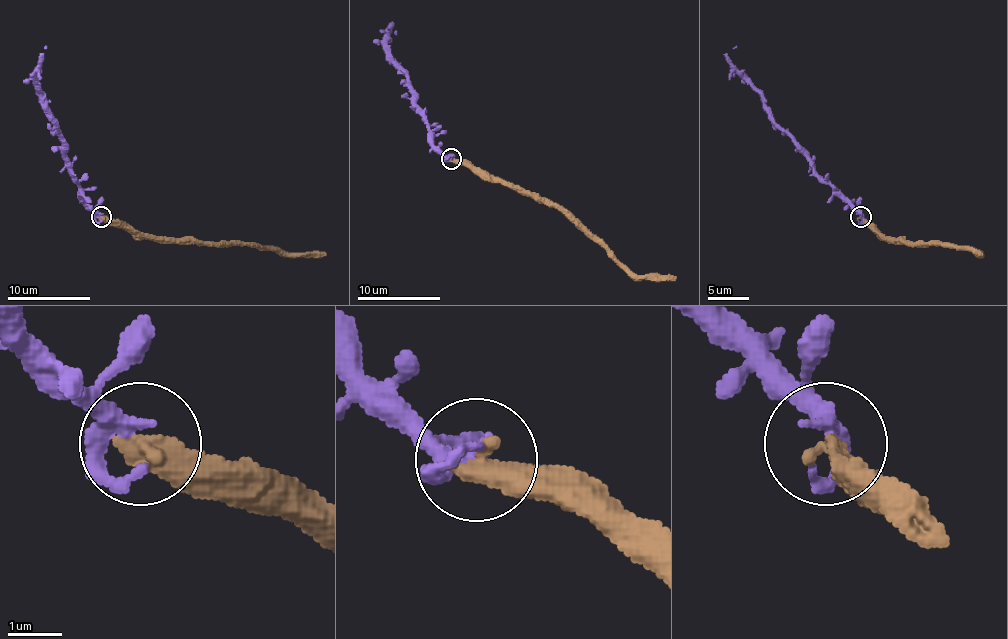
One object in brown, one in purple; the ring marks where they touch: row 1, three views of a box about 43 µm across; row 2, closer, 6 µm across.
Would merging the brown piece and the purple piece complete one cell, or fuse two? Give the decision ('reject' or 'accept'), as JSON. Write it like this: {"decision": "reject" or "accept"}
{"decision": "reject"}

